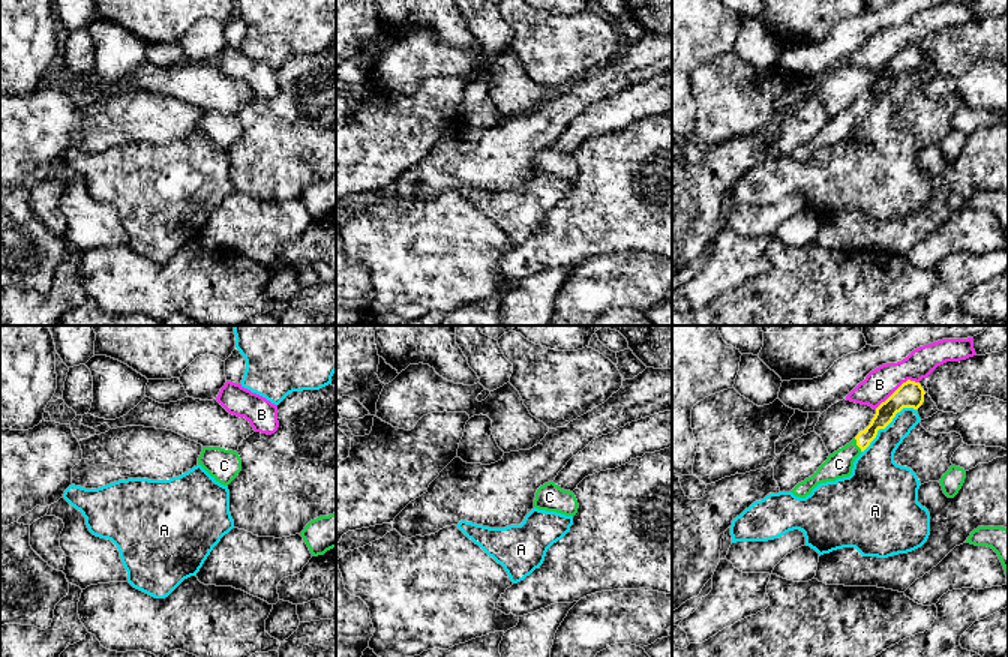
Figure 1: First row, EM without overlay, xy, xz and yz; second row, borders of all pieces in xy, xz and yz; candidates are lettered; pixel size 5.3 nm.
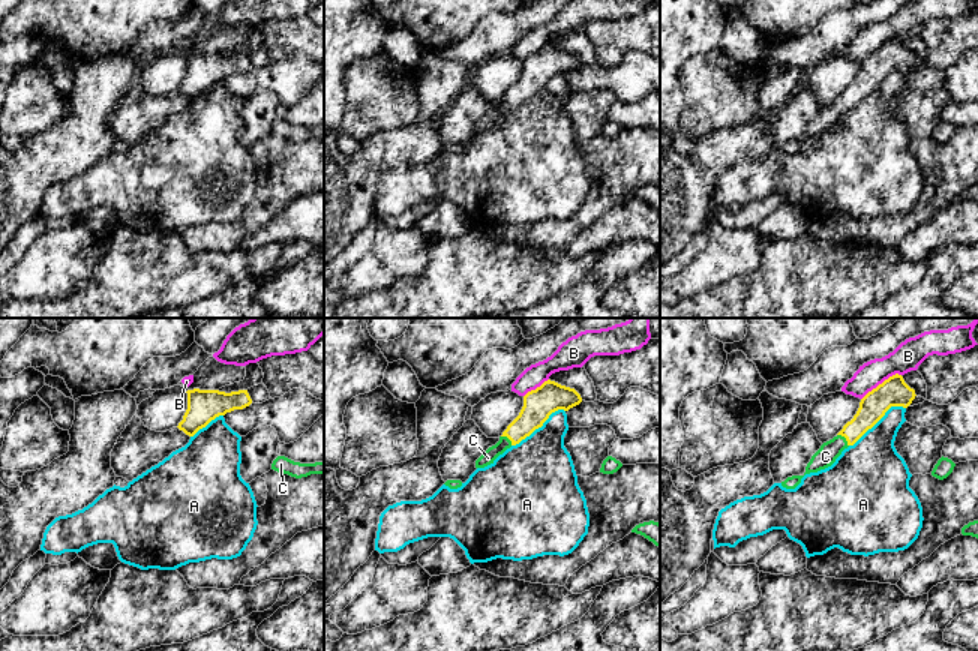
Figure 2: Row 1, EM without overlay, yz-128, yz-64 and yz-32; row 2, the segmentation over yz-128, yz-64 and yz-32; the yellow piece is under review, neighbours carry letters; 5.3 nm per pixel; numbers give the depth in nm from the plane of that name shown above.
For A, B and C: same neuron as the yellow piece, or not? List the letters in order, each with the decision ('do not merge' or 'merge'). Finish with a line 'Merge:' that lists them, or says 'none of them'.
A: do not merge
B: do not merge
C: merge
Merge: C

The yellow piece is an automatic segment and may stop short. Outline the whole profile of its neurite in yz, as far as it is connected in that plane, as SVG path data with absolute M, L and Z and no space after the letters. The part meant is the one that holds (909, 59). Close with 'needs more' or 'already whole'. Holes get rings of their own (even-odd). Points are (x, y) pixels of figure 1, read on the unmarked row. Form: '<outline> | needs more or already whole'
M910 44L903 46L885 66L876 72L876 78L870 88L849 108L830 118L812 141L798 147L792 153L792 158L795 160L806 162L820 147L849 141L852 138L855 123L876 102L878 94L885 93L903 72L918 74L924 66L924 58L926 56L920 46Z | needs more

